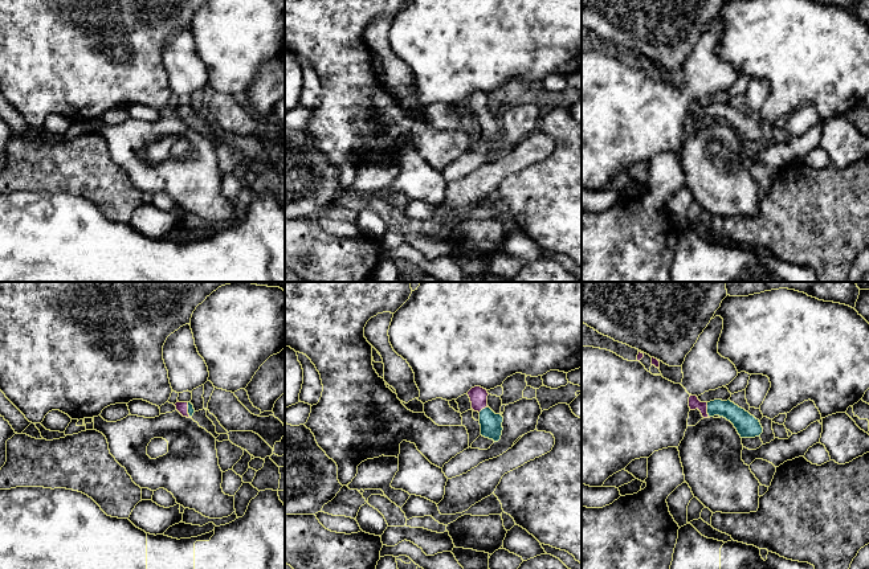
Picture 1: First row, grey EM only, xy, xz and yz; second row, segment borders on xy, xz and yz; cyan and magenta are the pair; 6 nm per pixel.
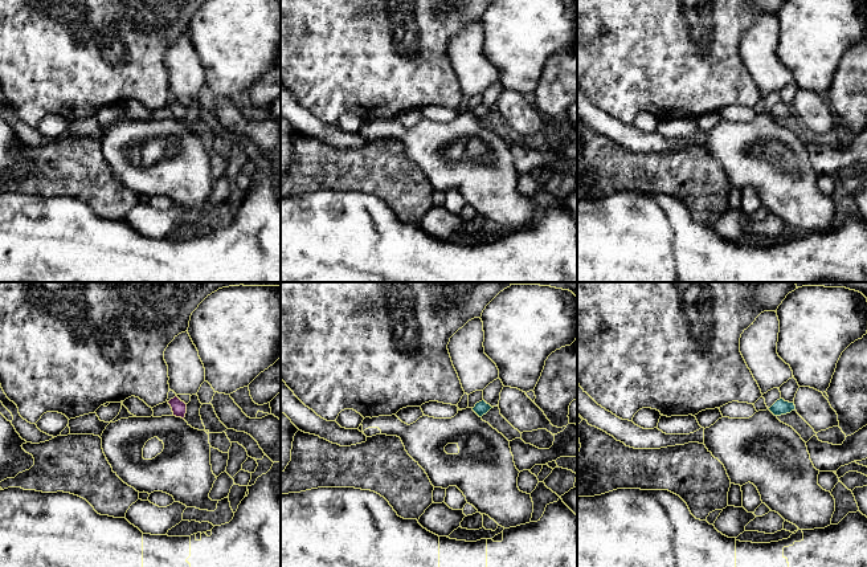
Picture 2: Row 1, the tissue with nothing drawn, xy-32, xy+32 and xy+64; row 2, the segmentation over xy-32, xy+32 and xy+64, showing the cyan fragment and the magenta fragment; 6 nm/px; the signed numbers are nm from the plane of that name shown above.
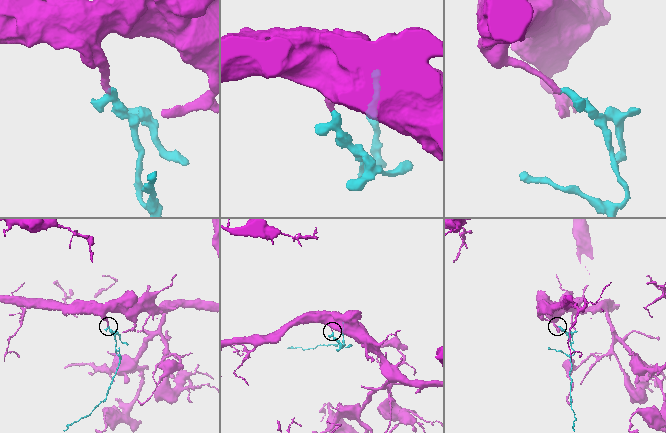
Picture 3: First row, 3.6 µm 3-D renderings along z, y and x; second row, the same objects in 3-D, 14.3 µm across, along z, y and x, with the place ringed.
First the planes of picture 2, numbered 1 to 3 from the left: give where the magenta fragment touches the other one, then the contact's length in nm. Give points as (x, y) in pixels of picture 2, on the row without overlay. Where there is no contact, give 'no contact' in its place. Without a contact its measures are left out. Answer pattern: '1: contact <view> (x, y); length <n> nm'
1: no contact
2: no contact
3: no contact

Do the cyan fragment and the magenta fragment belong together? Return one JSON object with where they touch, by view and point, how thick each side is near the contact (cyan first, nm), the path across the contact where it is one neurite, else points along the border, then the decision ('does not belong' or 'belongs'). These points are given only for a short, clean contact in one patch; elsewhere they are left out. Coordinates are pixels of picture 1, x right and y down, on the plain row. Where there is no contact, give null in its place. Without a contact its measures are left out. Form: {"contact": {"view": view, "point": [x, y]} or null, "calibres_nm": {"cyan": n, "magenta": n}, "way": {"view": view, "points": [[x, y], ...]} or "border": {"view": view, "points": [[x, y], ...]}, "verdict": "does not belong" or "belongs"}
{"contact": {"view": "yz", "point": [708, 114]}, "calibres_nm": {"cyan": 140, "magenta": 70}, "way": {"view": "yz", "points": [[746, 129], [729, 114], [708, 114], [694, 106]]}, "verdict": "belongs"}

